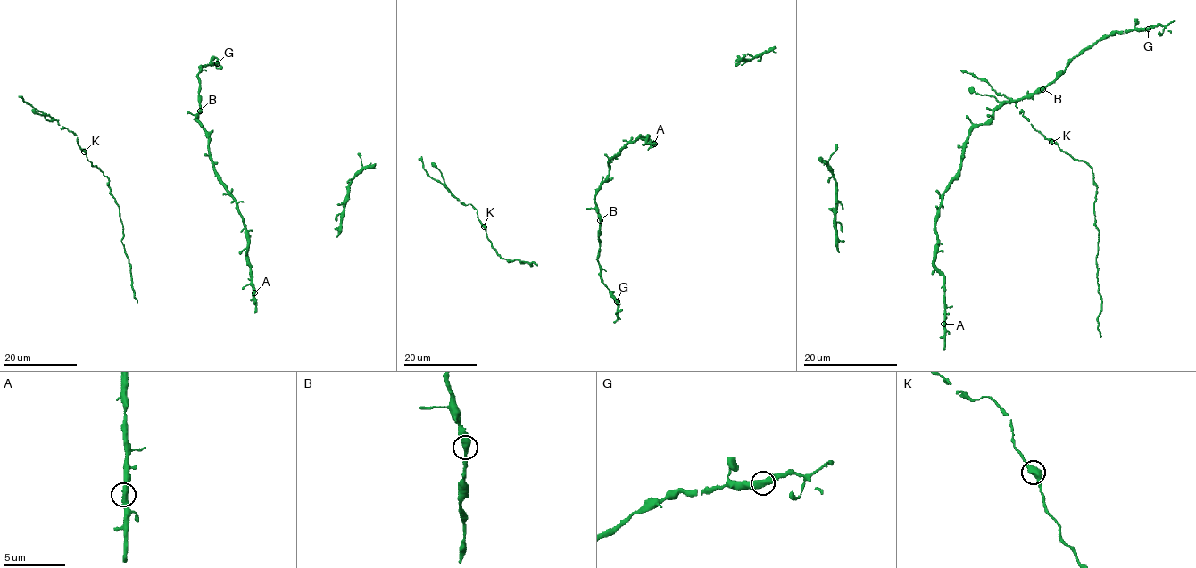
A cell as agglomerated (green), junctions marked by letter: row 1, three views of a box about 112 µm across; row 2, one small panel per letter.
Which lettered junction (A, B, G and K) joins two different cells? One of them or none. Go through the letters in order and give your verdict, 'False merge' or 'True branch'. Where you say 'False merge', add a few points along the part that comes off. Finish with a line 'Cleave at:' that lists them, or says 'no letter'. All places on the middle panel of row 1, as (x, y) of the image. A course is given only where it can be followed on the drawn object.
A: True branch
B: True branch
G: True branch
K: True branch
Cleave at: no letter

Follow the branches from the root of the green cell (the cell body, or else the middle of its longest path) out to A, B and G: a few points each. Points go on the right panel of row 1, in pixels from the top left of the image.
A: (993, 115), (971, 132), (960, 170), (938, 209), (934, 267), (943, 275), (943, 324)
B: (993, 115), (1005, 103), (1030, 97), (1042, 89)
G: (993, 115), (1008, 102), (1030, 97), (1042, 90), (1076, 56), (1099, 41), (1117, 32), (1148, 28)

